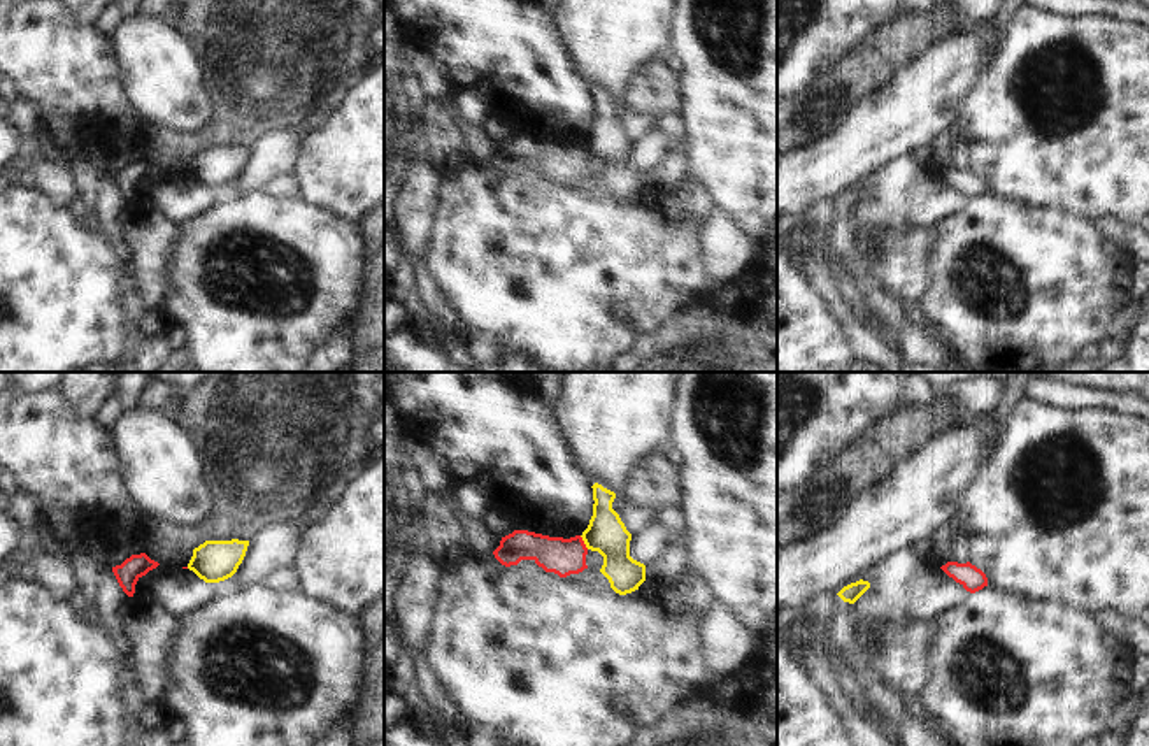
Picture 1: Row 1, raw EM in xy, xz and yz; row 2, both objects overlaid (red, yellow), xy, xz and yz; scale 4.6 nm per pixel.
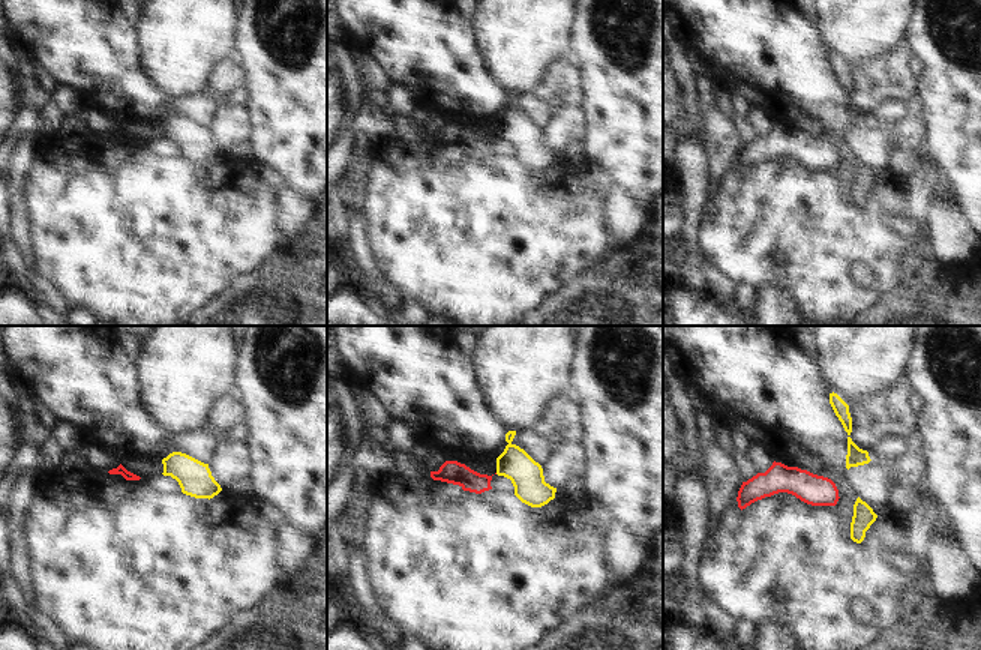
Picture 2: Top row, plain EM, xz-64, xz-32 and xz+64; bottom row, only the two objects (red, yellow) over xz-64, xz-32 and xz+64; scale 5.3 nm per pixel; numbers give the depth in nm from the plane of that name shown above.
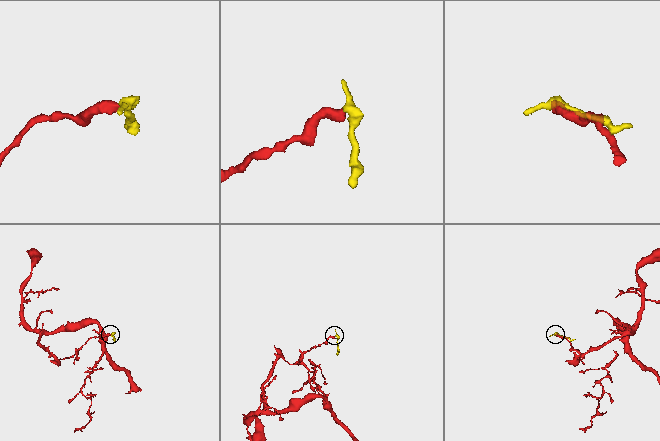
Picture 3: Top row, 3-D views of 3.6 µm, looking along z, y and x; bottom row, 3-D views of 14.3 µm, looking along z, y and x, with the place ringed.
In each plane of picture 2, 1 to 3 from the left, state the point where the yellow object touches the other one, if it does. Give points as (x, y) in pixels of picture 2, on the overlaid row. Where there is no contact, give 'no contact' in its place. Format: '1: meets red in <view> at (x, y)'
1: no contact
2: no contact
3: no contact

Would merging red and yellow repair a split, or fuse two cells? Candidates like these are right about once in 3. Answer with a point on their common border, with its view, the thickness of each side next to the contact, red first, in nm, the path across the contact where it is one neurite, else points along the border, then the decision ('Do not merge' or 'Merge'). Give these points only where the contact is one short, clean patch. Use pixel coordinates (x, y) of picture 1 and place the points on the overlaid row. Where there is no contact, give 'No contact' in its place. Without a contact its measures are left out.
Touches red at xz (583, 543). Thickness 170 nm (red) against 180 nm. Boundary: xz (579, 536), (588, 548). Do not merge.

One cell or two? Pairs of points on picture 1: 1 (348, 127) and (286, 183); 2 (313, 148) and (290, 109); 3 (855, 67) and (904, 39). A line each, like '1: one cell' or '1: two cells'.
1: two cells
2: two cells
3: one cell

